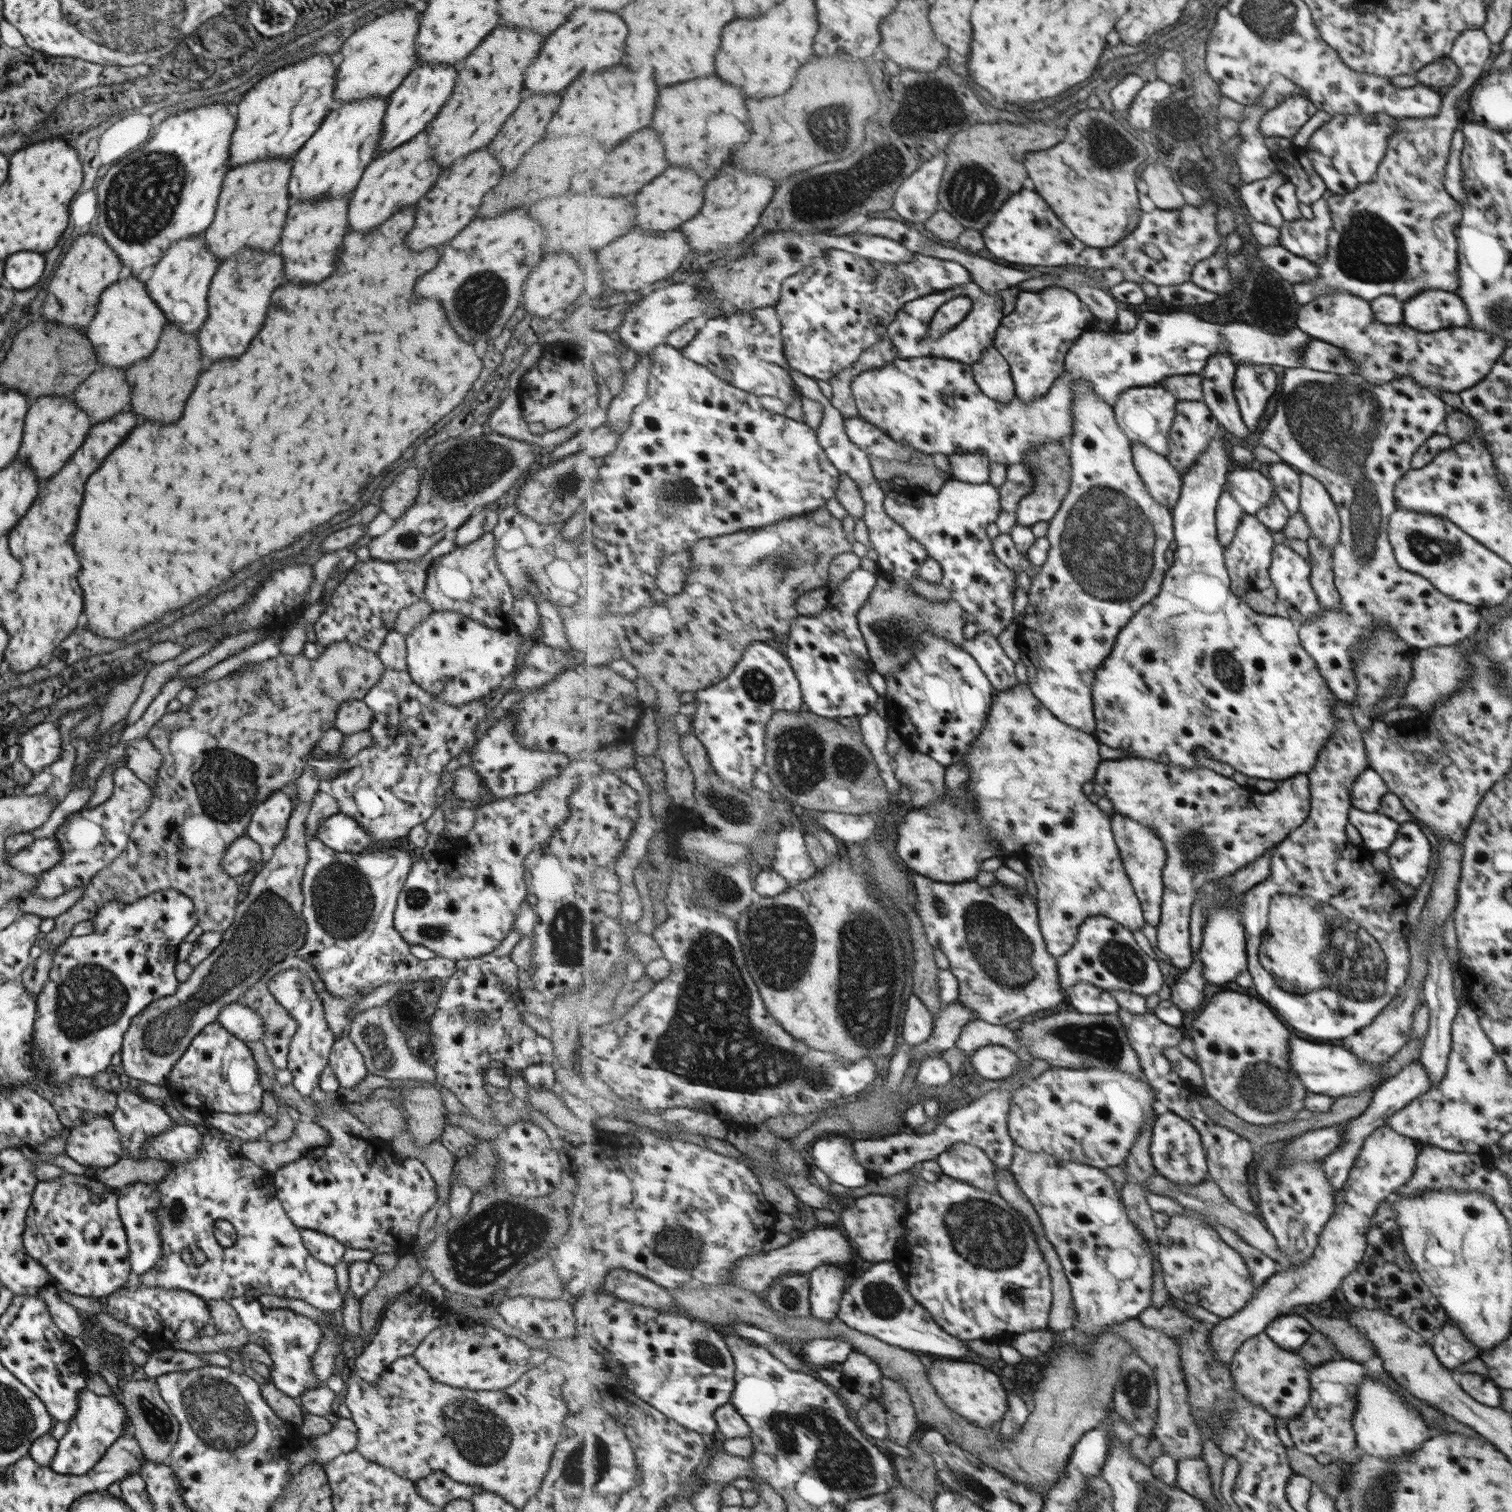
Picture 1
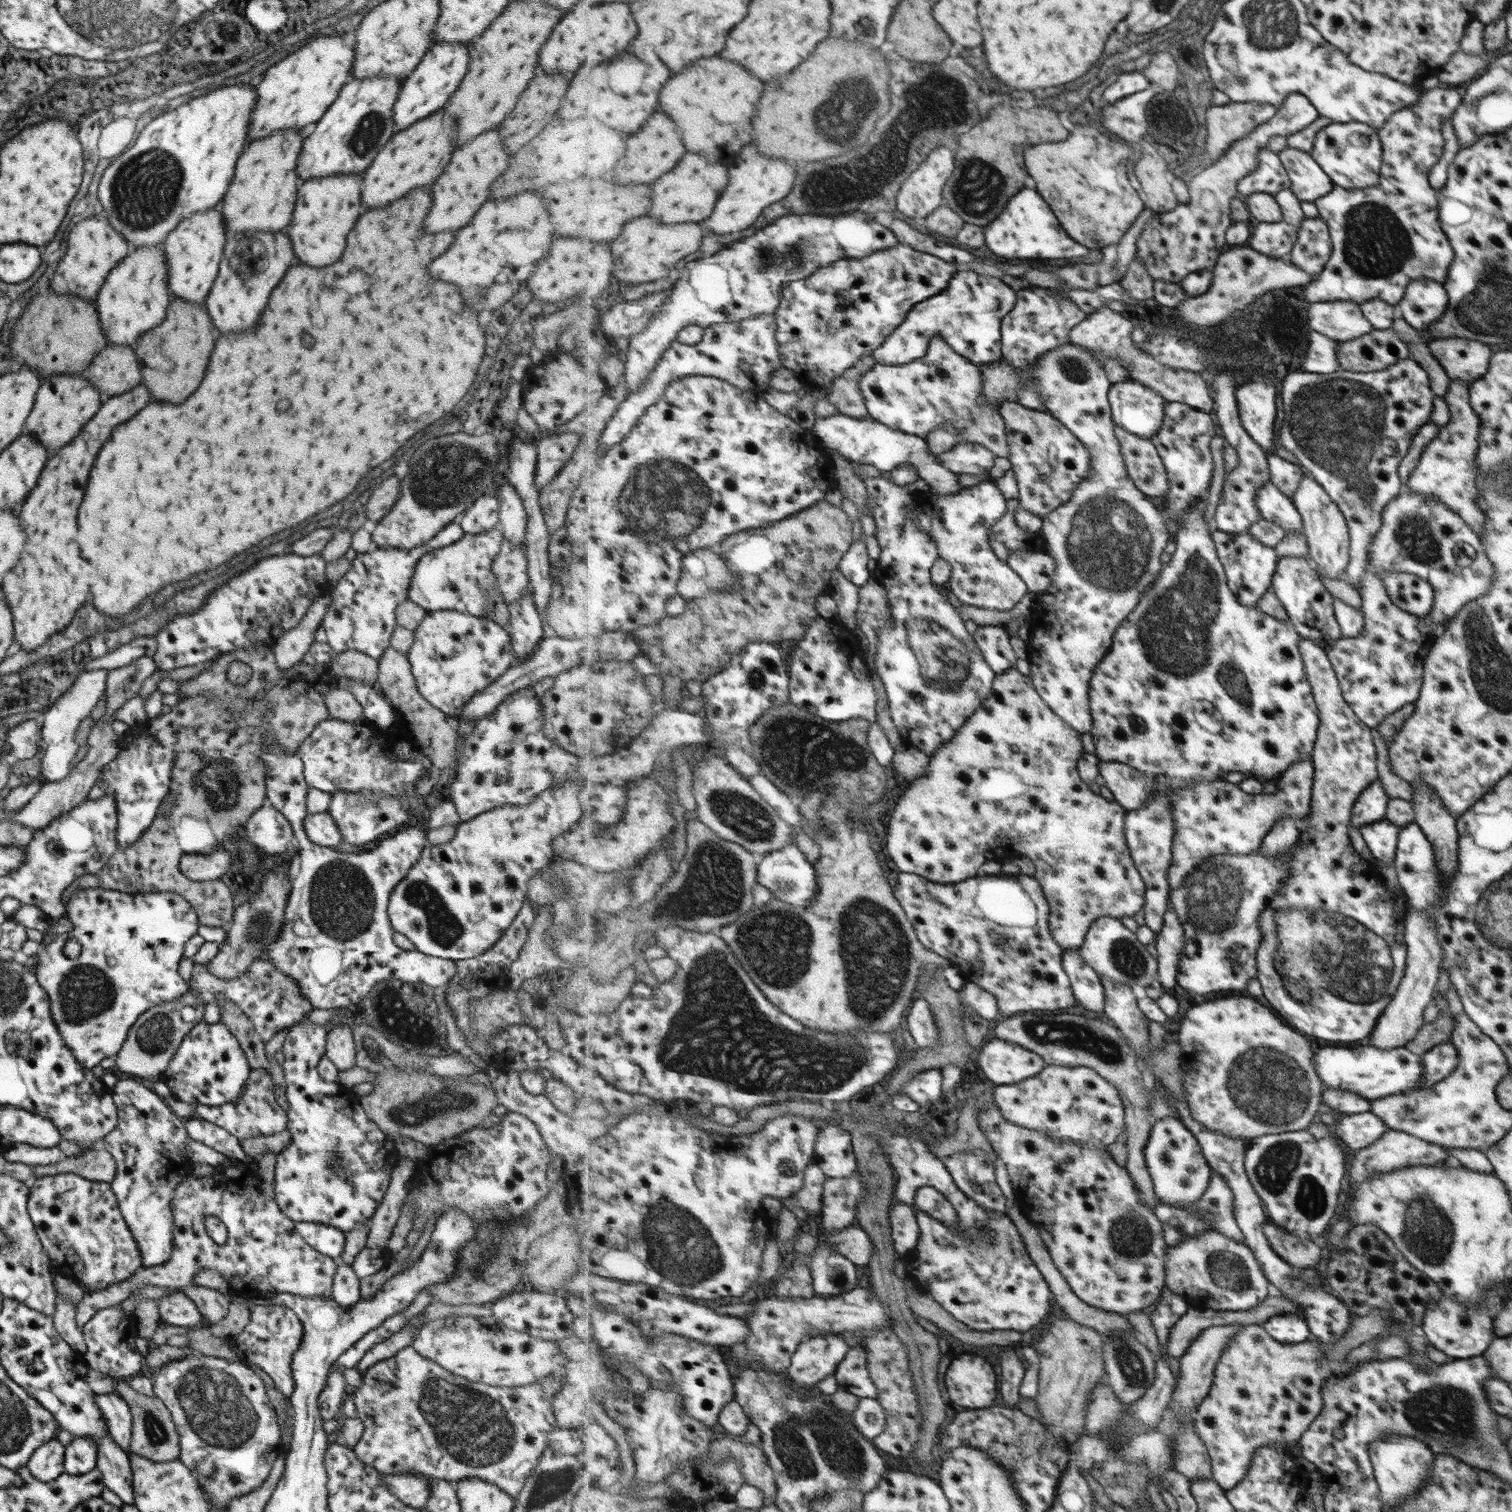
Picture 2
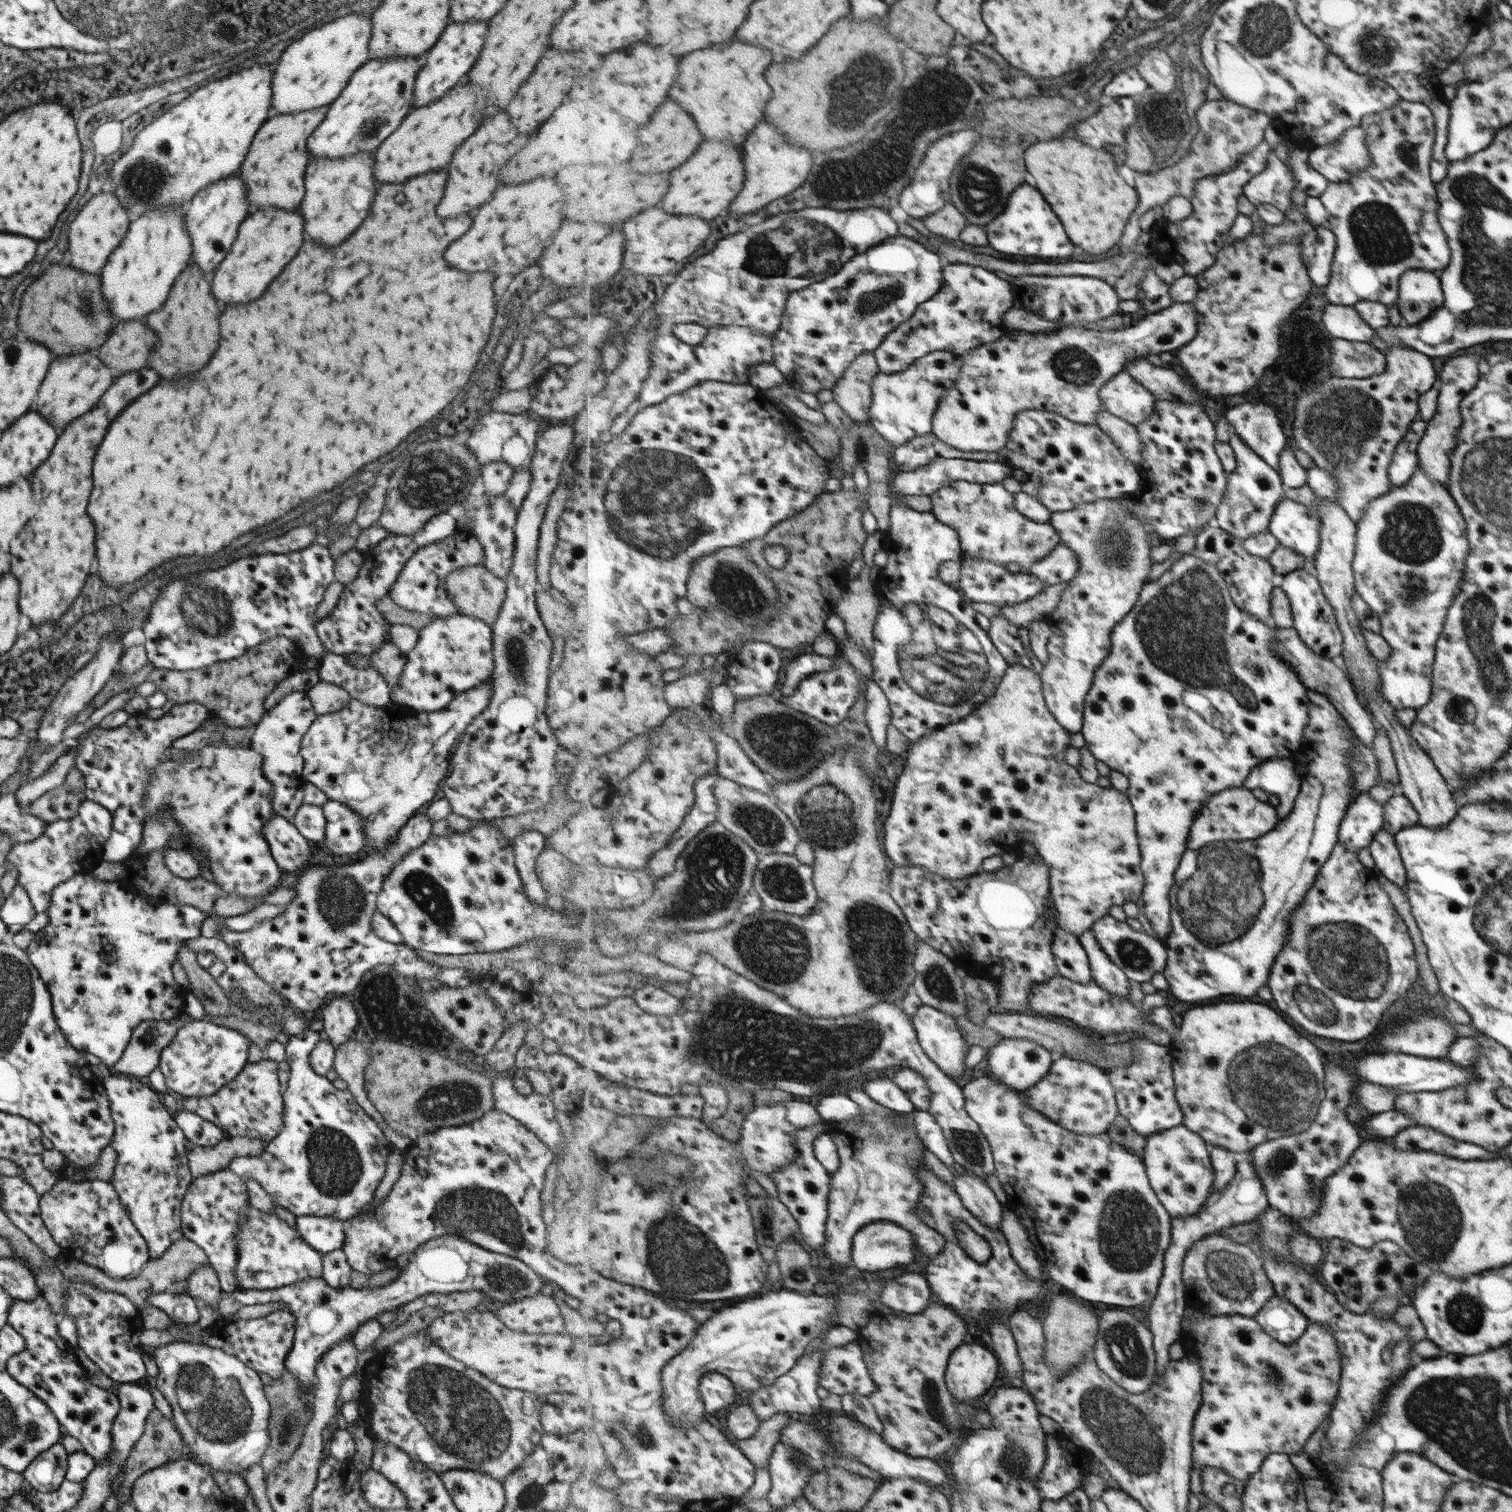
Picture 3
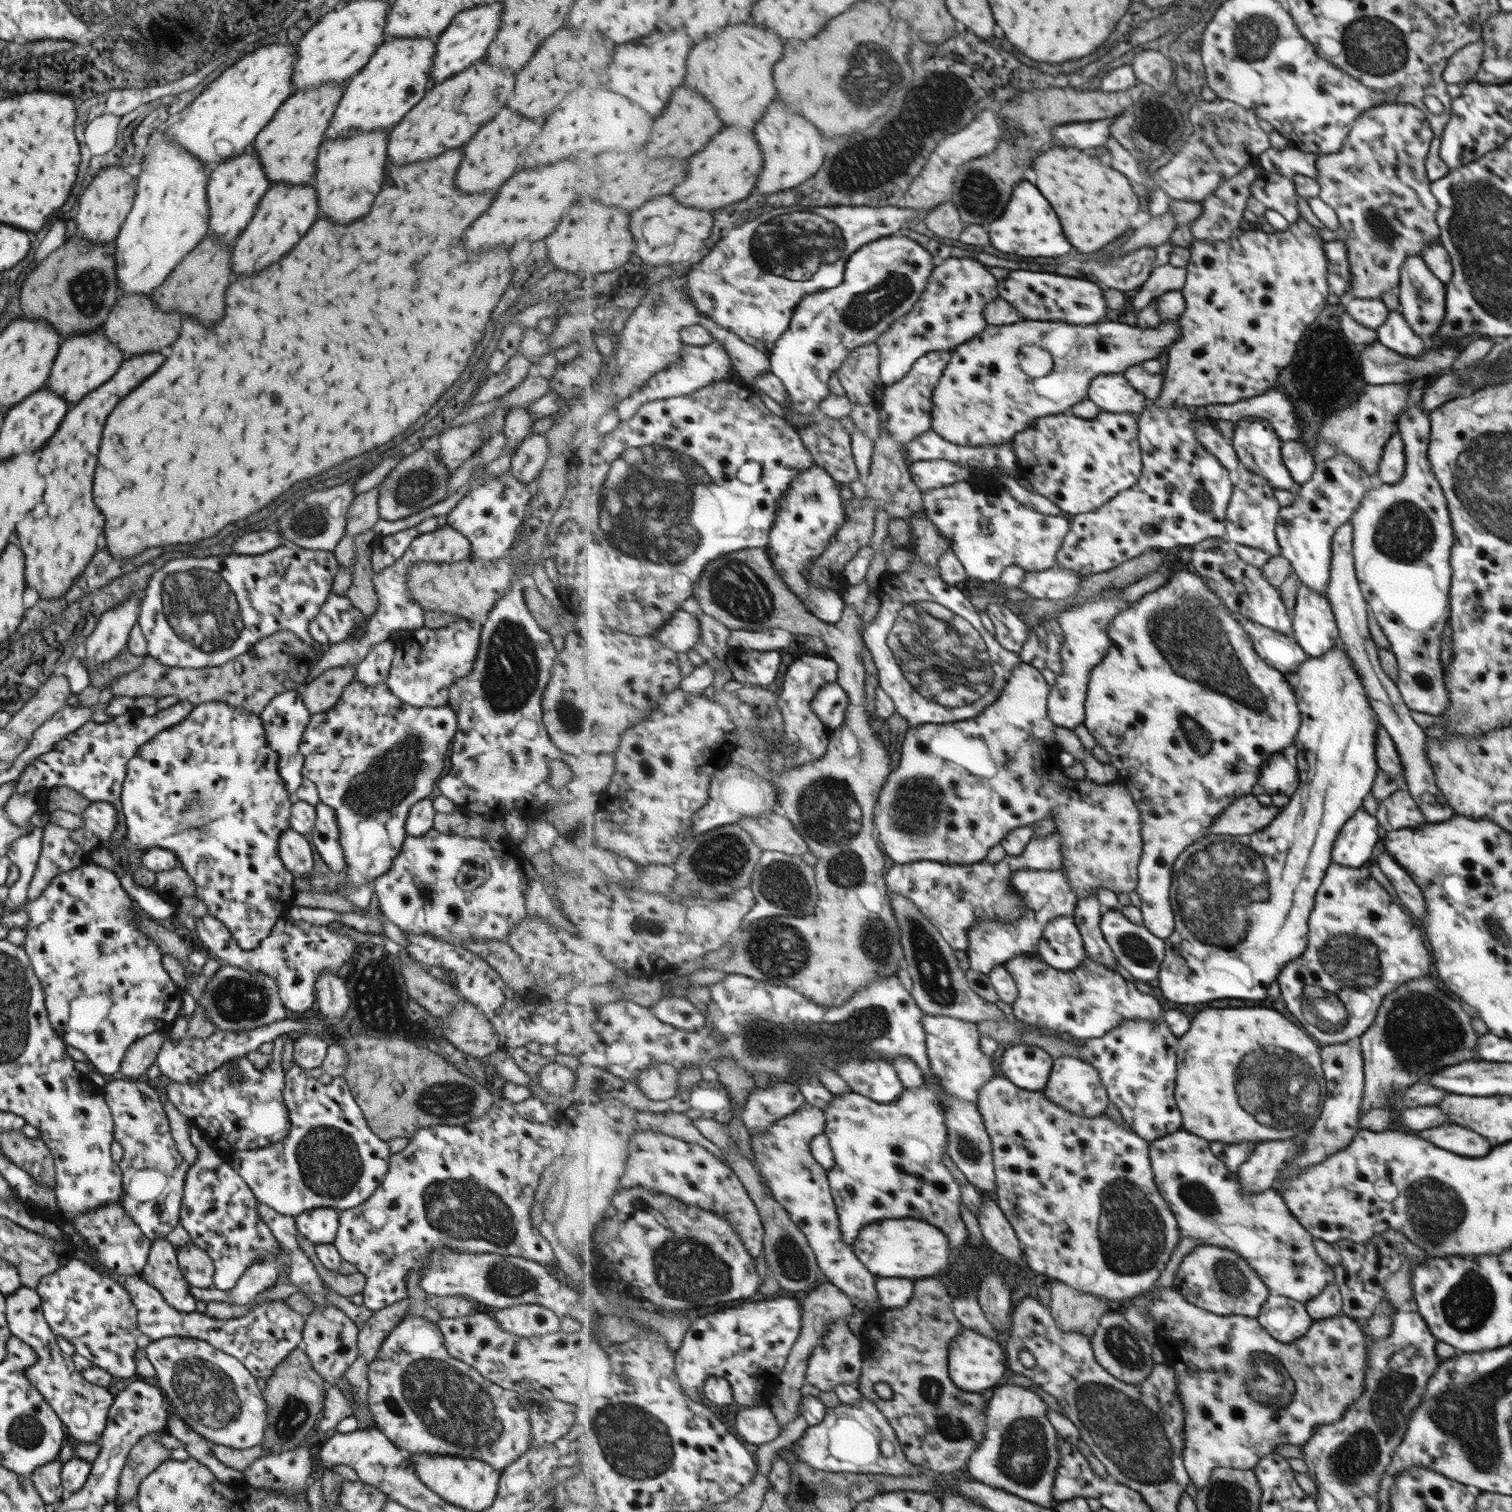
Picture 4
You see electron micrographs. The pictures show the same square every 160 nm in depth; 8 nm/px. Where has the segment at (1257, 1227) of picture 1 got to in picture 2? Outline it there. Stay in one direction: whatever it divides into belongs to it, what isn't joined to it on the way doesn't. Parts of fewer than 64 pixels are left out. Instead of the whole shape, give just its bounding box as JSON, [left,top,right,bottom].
[1262,1222,1322,1270]

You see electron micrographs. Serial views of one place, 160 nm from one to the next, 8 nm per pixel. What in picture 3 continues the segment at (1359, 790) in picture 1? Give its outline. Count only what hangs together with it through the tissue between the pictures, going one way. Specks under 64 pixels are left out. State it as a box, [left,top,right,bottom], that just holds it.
[1337,793,1385,853]

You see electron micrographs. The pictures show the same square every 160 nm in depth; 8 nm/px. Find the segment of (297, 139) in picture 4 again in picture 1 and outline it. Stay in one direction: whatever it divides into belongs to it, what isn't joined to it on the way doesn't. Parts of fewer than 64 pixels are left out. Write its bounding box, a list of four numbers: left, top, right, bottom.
[202,157,291,264]

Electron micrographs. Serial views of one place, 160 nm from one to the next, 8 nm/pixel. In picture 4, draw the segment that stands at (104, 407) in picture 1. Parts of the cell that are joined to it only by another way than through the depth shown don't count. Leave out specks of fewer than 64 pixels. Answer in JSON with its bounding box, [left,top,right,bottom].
[101,293,181,359]

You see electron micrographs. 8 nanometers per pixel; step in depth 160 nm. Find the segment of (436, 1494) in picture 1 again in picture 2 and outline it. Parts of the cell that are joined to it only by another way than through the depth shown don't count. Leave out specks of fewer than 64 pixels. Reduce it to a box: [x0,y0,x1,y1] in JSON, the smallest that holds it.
[380,1473,428,1508]

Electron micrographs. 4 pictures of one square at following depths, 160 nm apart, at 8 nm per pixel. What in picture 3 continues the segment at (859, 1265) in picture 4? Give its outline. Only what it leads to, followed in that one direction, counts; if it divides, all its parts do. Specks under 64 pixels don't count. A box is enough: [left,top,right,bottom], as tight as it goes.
[771,1123,832,1254]

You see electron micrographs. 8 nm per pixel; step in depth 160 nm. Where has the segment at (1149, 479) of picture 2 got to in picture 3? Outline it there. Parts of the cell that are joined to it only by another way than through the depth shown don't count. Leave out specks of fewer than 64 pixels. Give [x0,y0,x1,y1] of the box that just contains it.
[1098,411,1143,473]

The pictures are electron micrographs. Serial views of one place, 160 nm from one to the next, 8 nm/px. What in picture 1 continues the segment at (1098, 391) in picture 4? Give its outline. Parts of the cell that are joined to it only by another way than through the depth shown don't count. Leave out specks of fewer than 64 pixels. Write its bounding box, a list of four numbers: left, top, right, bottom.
[1114,386,1181,456]

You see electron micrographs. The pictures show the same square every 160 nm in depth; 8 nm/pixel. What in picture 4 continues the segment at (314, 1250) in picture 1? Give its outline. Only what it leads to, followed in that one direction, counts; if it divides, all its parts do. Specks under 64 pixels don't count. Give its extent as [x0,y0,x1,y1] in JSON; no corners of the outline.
[294,1209,338,1245]

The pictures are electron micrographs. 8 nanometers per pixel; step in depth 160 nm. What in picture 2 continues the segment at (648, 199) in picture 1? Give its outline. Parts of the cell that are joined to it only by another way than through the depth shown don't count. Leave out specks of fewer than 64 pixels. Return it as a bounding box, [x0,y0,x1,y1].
[651,154,729,222]

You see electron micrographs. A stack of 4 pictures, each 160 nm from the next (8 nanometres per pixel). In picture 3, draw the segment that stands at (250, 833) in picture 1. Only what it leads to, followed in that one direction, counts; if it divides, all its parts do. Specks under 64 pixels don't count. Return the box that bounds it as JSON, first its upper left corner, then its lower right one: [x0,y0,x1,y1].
[261,816,313,873]

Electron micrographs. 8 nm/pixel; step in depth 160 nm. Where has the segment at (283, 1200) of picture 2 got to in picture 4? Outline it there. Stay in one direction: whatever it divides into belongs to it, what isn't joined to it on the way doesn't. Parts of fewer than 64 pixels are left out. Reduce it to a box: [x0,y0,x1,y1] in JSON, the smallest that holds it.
[227,1062,388,1217]

